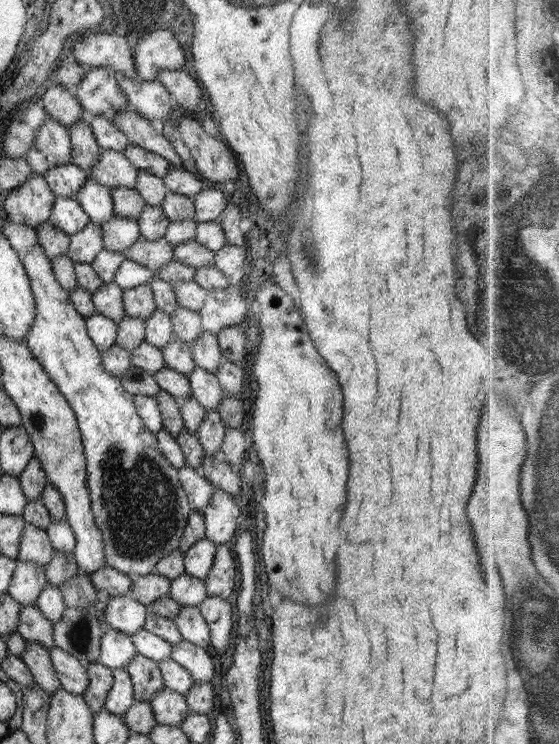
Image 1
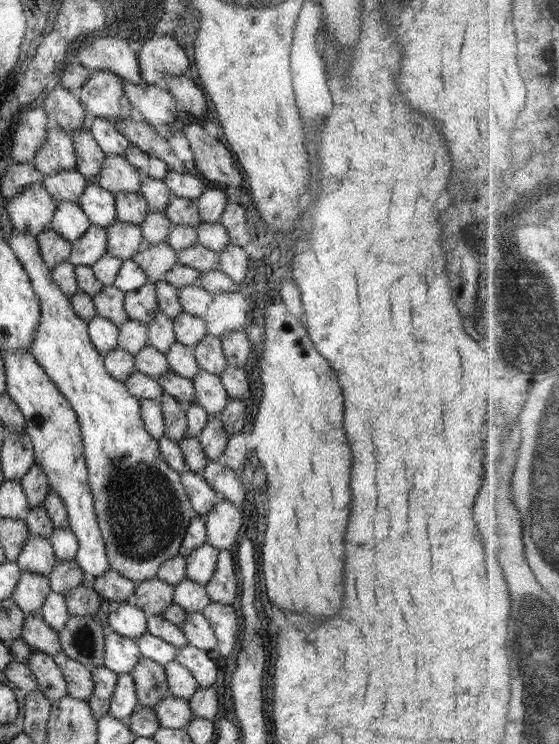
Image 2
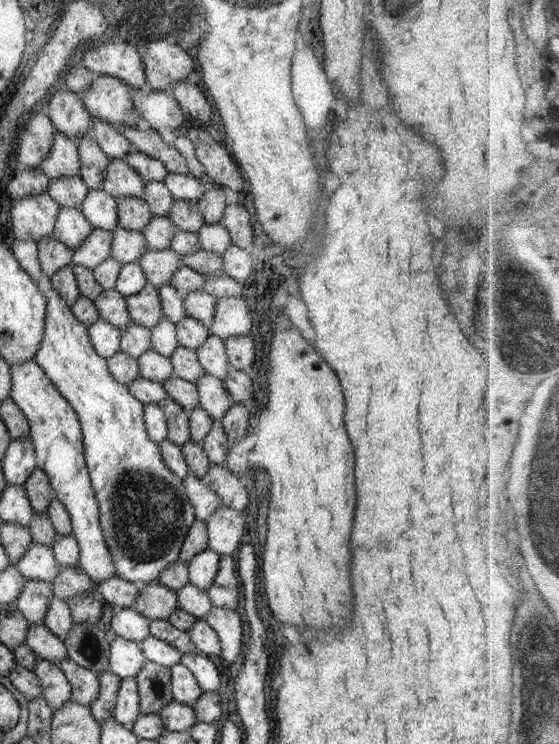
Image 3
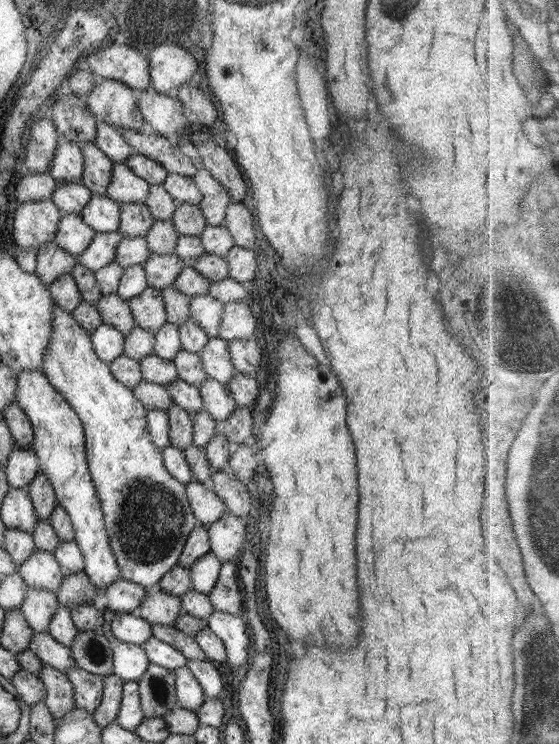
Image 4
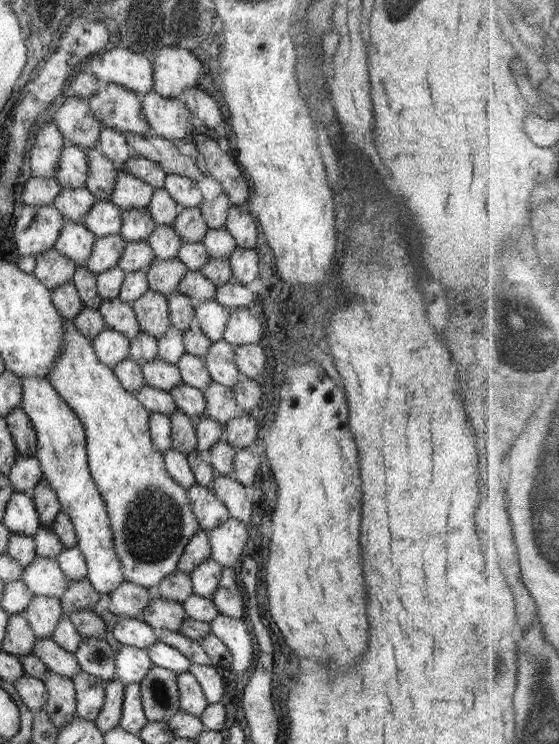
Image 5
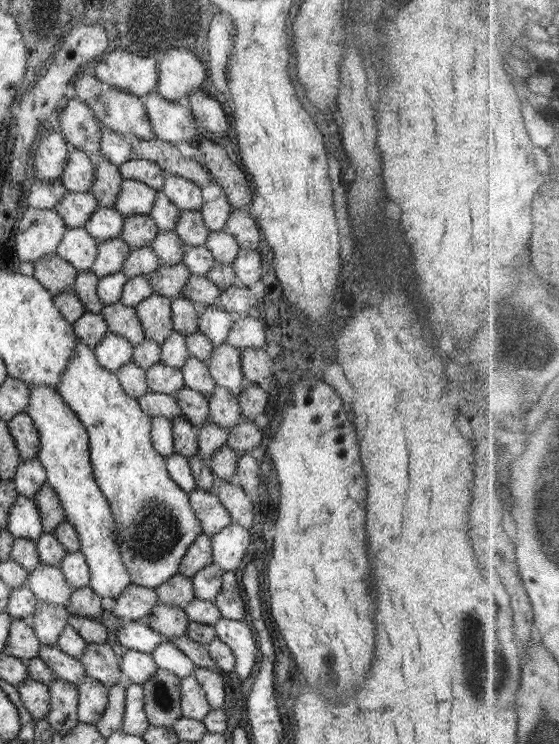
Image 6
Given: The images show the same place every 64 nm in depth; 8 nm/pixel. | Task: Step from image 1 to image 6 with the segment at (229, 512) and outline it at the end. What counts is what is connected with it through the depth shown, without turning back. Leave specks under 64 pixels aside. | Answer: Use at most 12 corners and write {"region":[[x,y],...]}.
{"region":[[230,523],[211,537],[212,558],[236,572],[250,532]]}

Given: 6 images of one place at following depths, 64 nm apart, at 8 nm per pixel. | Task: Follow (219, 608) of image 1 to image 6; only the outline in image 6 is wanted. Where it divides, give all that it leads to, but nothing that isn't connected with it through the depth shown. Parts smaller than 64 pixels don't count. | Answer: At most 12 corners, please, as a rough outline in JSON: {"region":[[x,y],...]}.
{"region":[[222,617],[216,636],[236,658],[236,674],[248,678],[260,653],[246,621]]}

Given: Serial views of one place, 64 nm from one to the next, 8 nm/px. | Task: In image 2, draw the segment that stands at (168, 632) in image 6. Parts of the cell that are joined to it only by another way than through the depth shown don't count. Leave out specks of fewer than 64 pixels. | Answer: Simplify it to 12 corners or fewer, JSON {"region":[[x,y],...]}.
{"region":[[158,577],[137,582],[130,604],[160,615],[174,603],[174,587]]}

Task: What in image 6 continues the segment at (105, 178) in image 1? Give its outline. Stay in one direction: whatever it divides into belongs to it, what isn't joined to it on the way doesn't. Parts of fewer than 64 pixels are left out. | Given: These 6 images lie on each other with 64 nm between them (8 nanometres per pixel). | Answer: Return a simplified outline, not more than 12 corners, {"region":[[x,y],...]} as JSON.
{"region":[[122,179],[116,210],[124,216],[148,215],[156,190]]}

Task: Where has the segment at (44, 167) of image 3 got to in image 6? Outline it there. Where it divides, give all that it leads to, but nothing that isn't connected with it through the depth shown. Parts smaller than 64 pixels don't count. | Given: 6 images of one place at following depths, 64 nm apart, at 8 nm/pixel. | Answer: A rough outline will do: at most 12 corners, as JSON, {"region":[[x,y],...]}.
{"region":[[68,146],[60,182],[70,192],[91,192],[95,162]]}

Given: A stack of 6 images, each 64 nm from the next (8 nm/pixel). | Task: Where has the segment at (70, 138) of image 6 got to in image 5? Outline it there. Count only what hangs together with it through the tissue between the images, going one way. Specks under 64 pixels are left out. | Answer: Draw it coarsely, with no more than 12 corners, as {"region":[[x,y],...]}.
{"region":[[64,97],[50,119],[66,141],[98,148],[102,124],[85,99]]}

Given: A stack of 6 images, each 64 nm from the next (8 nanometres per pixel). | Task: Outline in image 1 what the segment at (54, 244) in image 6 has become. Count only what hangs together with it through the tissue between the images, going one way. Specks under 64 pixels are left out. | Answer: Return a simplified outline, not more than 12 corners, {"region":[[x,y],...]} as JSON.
{"region":[[43,174],[2,197],[8,219],[36,228],[56,196]]}

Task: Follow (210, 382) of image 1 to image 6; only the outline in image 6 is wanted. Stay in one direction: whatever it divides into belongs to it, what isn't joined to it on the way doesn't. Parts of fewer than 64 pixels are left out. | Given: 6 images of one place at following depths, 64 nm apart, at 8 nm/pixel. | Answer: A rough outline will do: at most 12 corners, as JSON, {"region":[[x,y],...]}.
{"region":[[216,385],[208,421],[230,430],[242,419],[237,396]]}

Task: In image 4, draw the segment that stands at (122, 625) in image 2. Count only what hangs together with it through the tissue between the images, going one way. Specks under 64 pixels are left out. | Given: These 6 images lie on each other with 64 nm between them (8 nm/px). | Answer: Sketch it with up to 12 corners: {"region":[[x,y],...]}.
{"region":[[114,612],[111,630],[119,641],[142,646],[152,625],[133,613]]}

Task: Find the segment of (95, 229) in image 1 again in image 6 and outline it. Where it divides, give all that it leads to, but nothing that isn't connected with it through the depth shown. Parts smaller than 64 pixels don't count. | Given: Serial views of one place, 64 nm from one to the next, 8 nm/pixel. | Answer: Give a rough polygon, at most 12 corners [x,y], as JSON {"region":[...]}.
{"region":[[120,237],[100,241],[89,271],[120,272],[130,247]]}

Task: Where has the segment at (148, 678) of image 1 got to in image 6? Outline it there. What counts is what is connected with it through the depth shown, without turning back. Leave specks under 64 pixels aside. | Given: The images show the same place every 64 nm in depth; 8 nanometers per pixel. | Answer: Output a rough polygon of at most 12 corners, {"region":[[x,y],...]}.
{"region":[[158,668],[144,682],[144,710],[152,726],[182,717],[180,680]]}

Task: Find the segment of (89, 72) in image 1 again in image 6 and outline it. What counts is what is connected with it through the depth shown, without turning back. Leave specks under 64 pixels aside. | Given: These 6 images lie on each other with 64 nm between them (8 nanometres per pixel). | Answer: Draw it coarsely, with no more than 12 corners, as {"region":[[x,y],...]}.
{"region":[[107,86],[89,107],[103,127],[157,138],[141,97]]}

